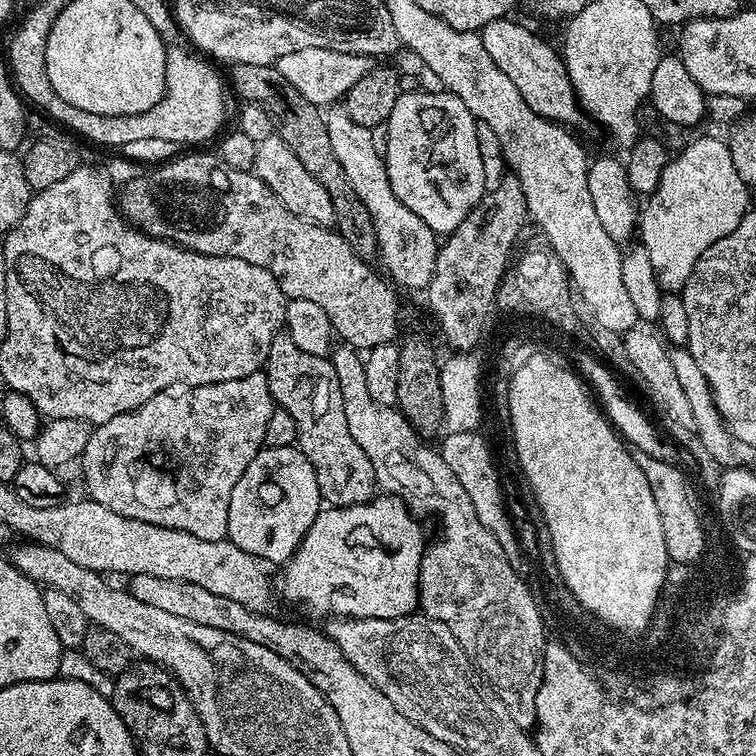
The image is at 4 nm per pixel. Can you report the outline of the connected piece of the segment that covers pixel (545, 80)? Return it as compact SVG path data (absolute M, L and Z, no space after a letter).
M512 18L486 22L486 26L480 29L479 33L482 38L482 46L486 46L486 54L494 61L494 66L502 70L502 74L510 77L510 82L518 86L518 94L526 98L526 106L534 110L540 116L545 116L547 120L554 120L561 126L573 126L582 117L580 101L577 99L576 90L571 82L571 76L567 72L567 66L564 64L563 55L548 40L543 40L536 32L531 32L524 24L515 24Z

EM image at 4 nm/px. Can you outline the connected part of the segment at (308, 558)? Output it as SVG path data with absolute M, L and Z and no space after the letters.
M377 494L366 504L355 504L345 508L325 507L314 518L310 530L306 530L302 542L296 547L296 553L282 565L281 572L284 573L280 576L280 588L278 584L279 595L281 592L290 603L301 604L302 607L309 608L312 612L321 612L324 618L365 620L366 618L398 618L399 616L415 613L420 603L420 563L424 557L424 549L426 547L424 532L420 529L420 524L415 519L419 520L410 511L408 505L399 496L391 494Z

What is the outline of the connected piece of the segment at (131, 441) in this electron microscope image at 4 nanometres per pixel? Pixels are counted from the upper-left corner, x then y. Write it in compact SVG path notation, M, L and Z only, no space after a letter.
M263 371L250 374L246 378L214 382L213 384L198 384L185 387L183 390L169 390L154 394L150 402L130 410L126 414L118 414L118 418L110 418L110 422L95 425L89 431L86 450L78 461L80 472L84 475L84 484L88 487L87 495L94 502L114 510L114 514L122 514L126 518L138 518L138 522L150 522L154 526L166 526L170 530L182 530L186 534L194 534L194 538L206 538L206 542L218 542L228 535L228 515L230 514L230 494L234 494L234 486L238 486L238 478L250 466L250 462L264 447L266 438L266 422L270 422L270 414L274 401L270 394L268 378Z

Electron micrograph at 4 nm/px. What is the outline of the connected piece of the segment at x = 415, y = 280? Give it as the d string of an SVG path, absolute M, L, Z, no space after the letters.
M342 106L329 107L324 121L326 134L330 134L330 150L334 150L342 170L346 170L346 182L350 182L354 194L358 194L374 222L379 267L386 273L387 279L401 289L427 289L434 274L437 233L432 232L430 226L426 226L426 222L410 210L410 206L402 206L402 202L398 202L398 194L394 194L394 186L390 186L390 178L386 174L384 158L374 150L371 128L358 126L358 122L354 122Z

